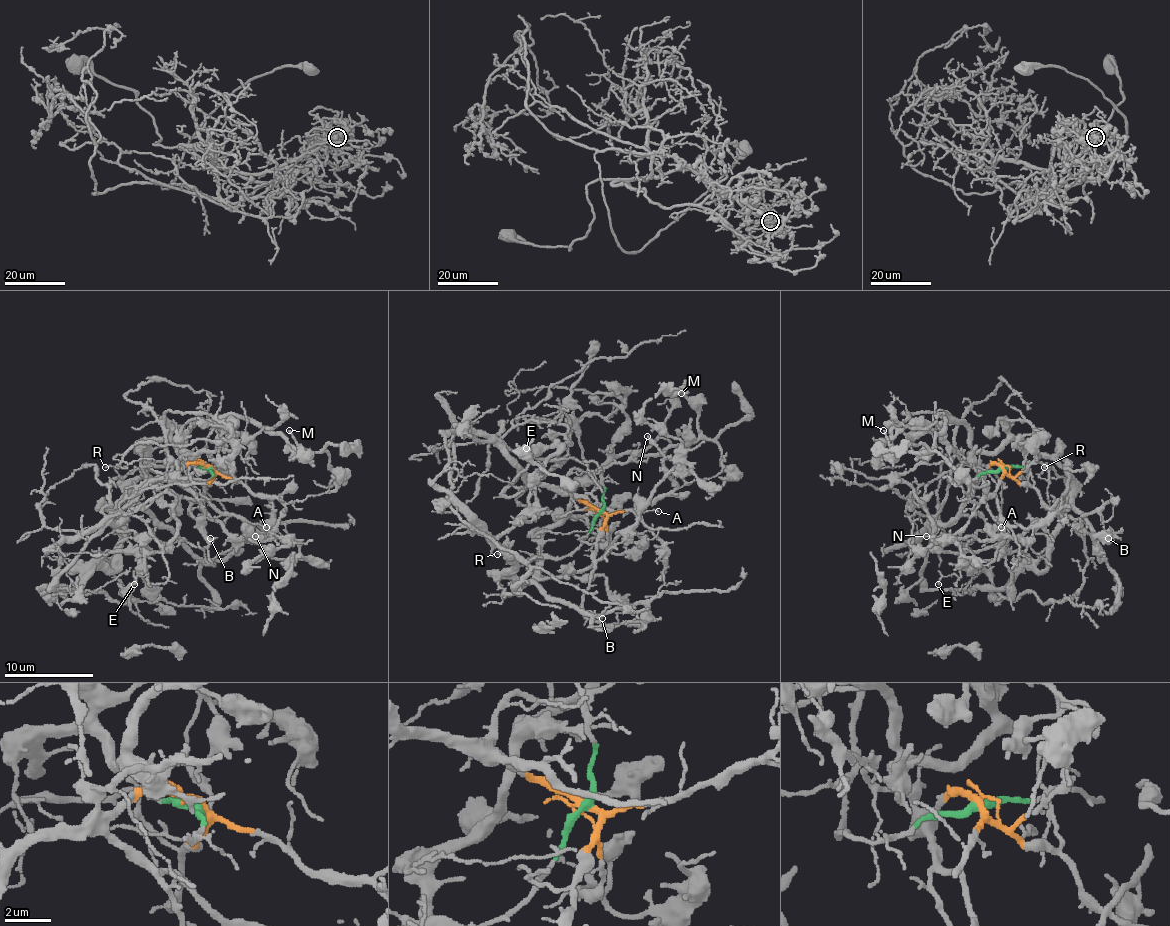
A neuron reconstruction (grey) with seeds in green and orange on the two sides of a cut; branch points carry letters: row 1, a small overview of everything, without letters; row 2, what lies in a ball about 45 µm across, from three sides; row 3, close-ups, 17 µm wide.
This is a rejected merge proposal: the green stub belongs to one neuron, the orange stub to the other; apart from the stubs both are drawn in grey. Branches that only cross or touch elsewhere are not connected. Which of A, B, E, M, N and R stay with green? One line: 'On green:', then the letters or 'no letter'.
On green: R

